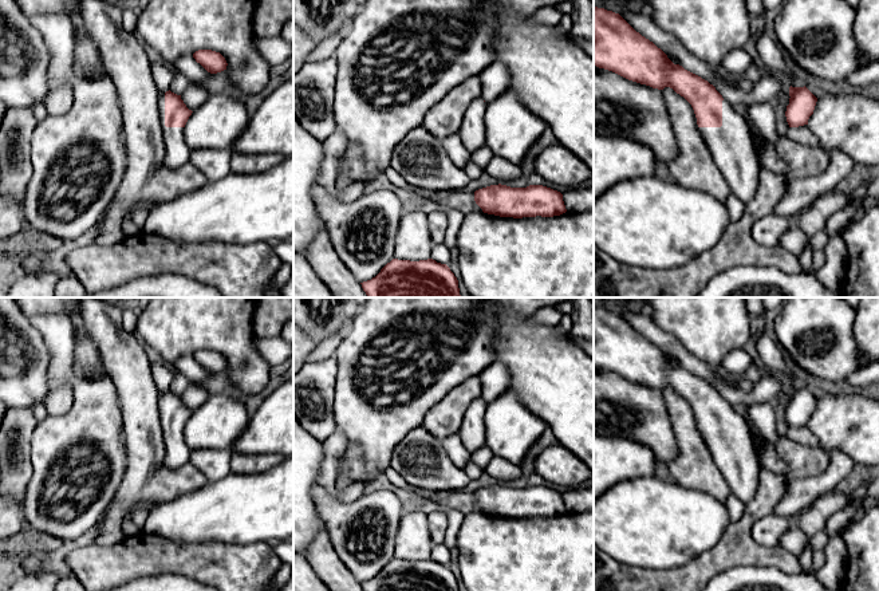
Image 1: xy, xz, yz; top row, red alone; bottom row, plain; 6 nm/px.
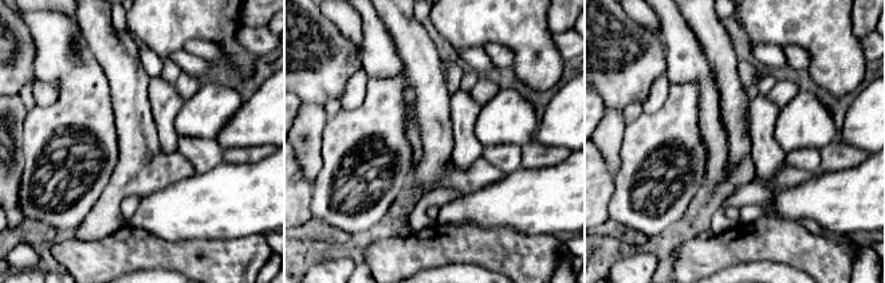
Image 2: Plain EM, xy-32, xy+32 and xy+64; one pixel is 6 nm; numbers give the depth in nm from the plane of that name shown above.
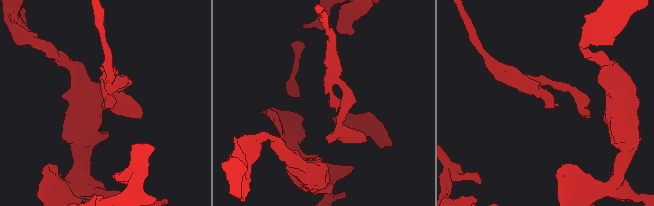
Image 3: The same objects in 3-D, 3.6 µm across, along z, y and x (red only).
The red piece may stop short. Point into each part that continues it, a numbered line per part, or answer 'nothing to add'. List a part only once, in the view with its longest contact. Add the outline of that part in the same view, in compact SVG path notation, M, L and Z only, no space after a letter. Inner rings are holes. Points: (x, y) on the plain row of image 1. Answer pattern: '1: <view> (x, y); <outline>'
1: xy (177, 453); M165 394L159 395L158 409L165 440L165 465L170 469L177 469L190 461L190 449L185 441L185 428L165 426Z

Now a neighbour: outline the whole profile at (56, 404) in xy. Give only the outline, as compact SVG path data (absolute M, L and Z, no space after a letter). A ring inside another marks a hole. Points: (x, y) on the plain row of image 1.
M63 385L52 389L43 405L47 409L48 415L63 415L70 411L72 406L72 387Z

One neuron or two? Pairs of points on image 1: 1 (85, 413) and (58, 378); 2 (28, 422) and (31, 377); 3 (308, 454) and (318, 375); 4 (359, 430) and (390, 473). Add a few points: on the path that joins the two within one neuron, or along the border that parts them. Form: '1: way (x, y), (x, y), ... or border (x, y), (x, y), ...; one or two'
1: way (85, 401), (85, 393), (70, 378); one
2: border (14, 406), (30, 409); two
3: border (307, 430), (320, 442); two
4: border (389, 465), (382, 473); two

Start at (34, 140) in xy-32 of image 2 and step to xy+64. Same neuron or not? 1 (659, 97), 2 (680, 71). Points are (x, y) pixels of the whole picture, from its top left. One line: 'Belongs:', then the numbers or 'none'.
Belongs: none

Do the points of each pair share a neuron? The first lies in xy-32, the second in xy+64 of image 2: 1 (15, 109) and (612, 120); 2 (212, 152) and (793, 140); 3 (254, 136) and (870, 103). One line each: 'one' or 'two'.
1: one
2: two
3: one

